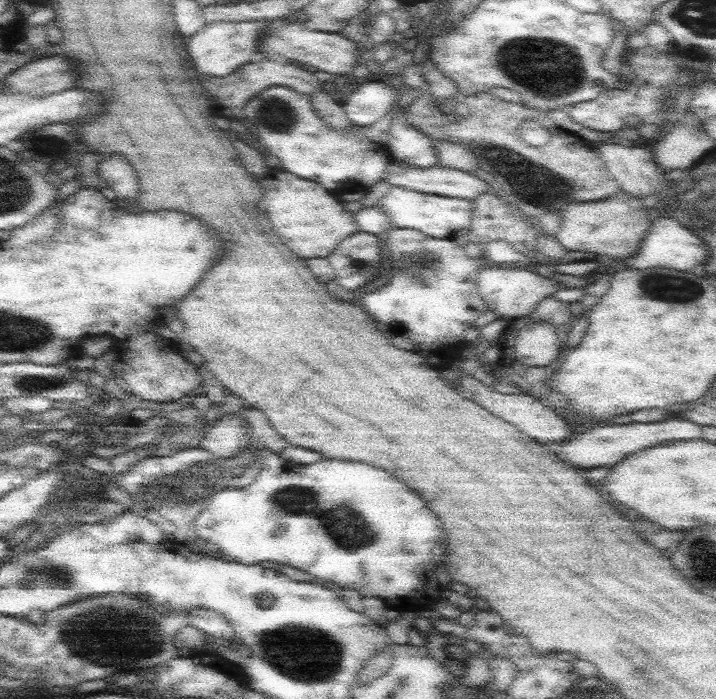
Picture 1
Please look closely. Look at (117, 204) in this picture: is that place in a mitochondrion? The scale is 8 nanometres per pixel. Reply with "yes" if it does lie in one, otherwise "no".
no

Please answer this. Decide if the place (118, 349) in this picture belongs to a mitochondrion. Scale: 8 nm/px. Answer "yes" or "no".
no

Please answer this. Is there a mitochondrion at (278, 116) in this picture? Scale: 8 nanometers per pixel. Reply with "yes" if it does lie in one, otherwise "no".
yes

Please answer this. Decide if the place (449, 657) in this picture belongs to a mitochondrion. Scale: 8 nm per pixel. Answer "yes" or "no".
no

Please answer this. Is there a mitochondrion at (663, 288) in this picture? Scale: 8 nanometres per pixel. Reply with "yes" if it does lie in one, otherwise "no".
yes

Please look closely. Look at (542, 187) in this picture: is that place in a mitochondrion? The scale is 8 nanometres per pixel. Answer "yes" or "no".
yes

